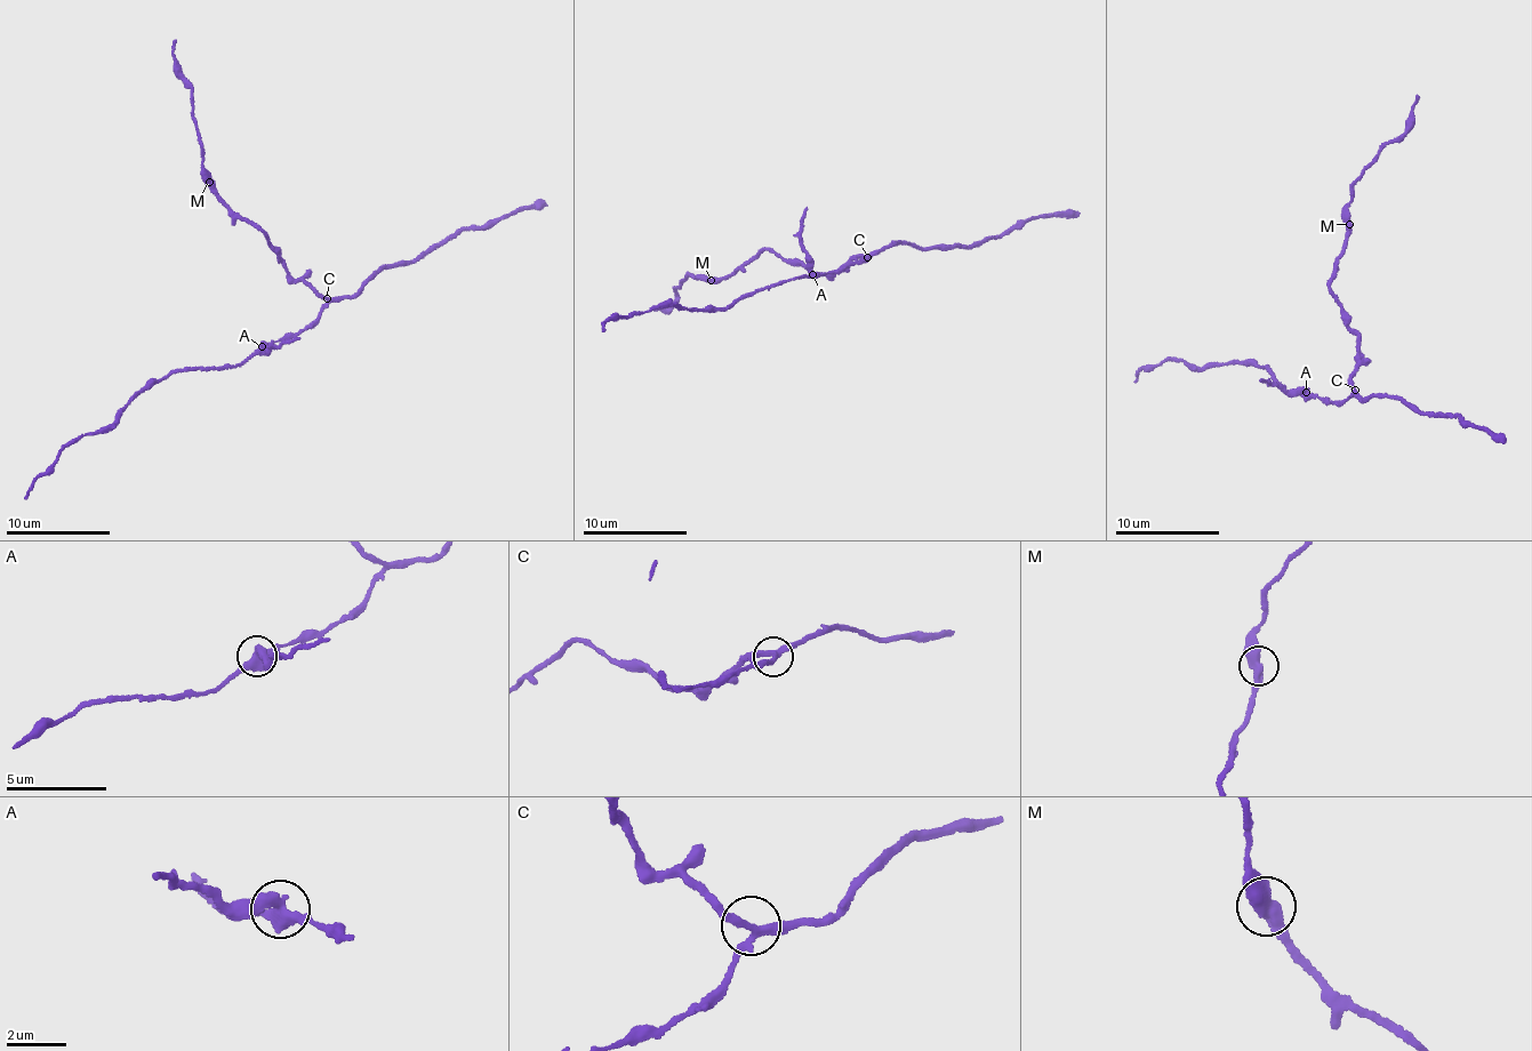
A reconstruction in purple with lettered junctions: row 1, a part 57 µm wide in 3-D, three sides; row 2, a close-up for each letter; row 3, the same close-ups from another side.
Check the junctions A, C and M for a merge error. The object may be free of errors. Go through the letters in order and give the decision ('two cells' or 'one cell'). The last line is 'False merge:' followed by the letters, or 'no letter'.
A: two cells
C: one cell
M: one cell
False merge: A

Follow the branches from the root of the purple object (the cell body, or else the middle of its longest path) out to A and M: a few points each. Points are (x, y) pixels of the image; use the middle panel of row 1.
A: (857, 262), (828, 273), (812, 274)
M: (857, 262), (868, 256), (859, 256), (824, 275), (768, 249), (727, 275), (711, 280)

